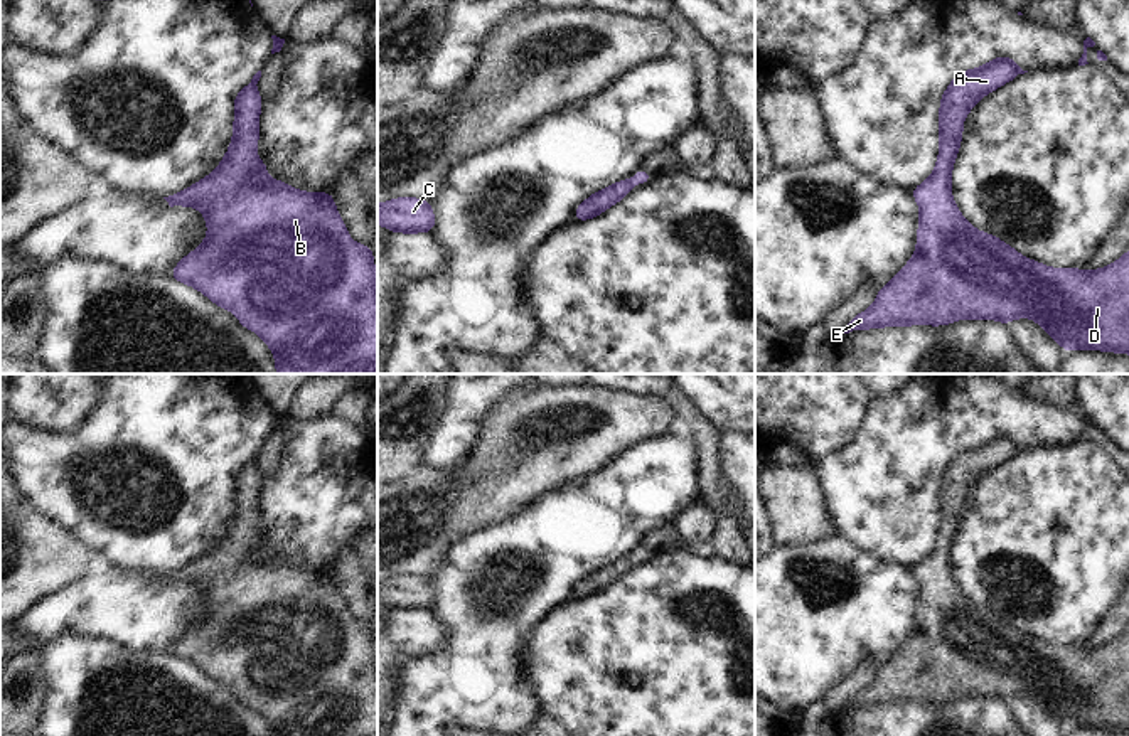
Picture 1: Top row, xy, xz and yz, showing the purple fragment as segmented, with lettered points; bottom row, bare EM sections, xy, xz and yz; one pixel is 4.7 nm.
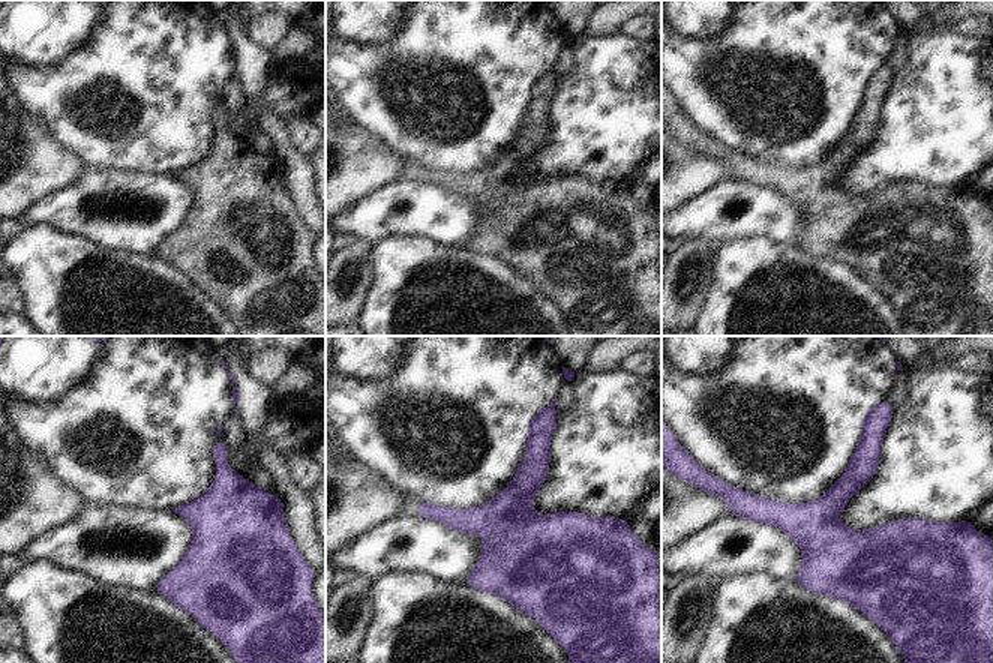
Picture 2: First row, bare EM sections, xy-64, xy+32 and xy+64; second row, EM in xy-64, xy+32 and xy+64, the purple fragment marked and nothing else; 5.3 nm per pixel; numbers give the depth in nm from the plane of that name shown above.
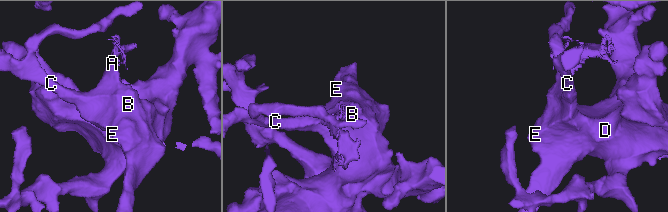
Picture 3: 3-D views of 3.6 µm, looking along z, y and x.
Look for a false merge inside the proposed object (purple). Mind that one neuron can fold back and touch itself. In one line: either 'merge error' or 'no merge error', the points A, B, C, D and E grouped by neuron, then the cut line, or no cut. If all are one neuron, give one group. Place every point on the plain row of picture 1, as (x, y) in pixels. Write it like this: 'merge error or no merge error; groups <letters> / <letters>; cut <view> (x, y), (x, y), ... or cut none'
no merge error; groups A B C D E; cut none

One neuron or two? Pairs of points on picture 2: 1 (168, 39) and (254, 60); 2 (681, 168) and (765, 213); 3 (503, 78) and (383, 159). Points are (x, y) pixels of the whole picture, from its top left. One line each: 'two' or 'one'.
1: two
2: two
3: two

